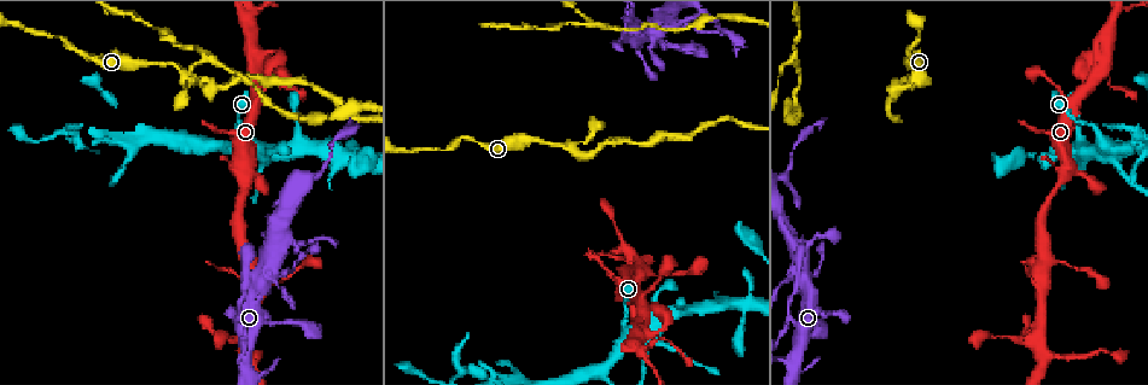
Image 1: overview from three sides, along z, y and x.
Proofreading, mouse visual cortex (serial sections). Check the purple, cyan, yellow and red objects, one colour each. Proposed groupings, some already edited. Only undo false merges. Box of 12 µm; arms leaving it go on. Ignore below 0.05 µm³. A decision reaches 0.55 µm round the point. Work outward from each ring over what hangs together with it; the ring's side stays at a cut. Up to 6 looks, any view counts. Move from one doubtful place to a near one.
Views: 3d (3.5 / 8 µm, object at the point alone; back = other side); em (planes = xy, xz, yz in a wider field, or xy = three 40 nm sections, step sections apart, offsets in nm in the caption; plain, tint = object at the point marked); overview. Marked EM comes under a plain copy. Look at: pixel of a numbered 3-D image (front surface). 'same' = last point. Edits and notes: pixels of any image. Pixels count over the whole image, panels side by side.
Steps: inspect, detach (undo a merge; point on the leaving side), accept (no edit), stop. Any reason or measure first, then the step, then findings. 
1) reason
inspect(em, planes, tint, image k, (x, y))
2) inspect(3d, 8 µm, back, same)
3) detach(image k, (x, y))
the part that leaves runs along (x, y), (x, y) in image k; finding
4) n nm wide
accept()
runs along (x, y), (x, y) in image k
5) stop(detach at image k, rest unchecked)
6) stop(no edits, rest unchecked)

arms run side by side
inspect(3d, 8 µm, image 1, (570, 147))

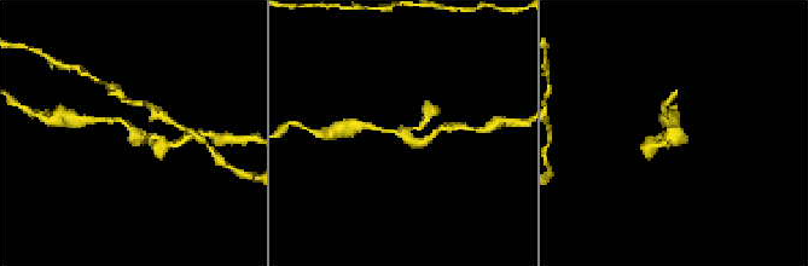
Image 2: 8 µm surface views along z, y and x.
inspect(em, planes, tint, image 2, (406, 135))

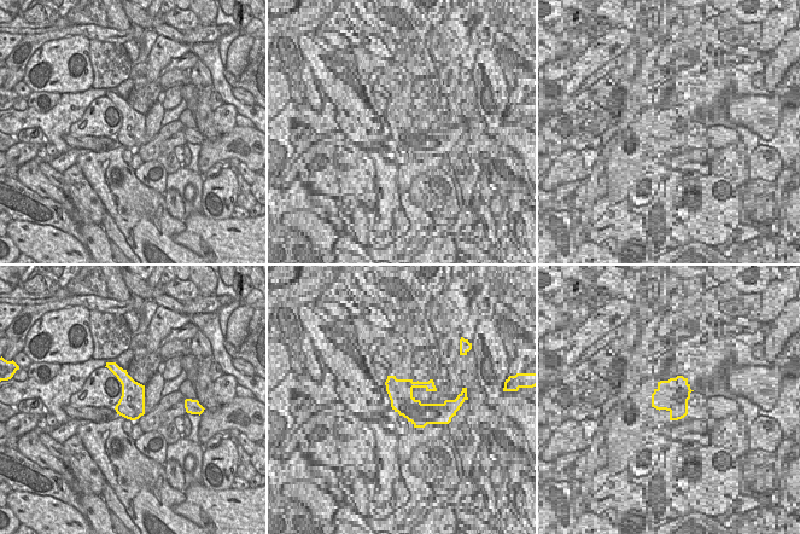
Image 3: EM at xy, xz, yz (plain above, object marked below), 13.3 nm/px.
arms of 150, 200, 250 nm
accept()
runs along (104, 120), (121, 120), (141, 138), (164, 142) in image 2; all the same cell

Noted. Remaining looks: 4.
looks like a crossing
inspect(3d, 3.5 µm, image 1, (627, 331))

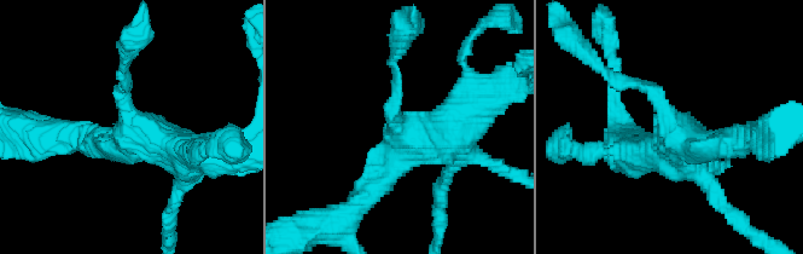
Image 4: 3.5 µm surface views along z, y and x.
inspect(em, xy, step 3, tint, image 4, (406, 137))

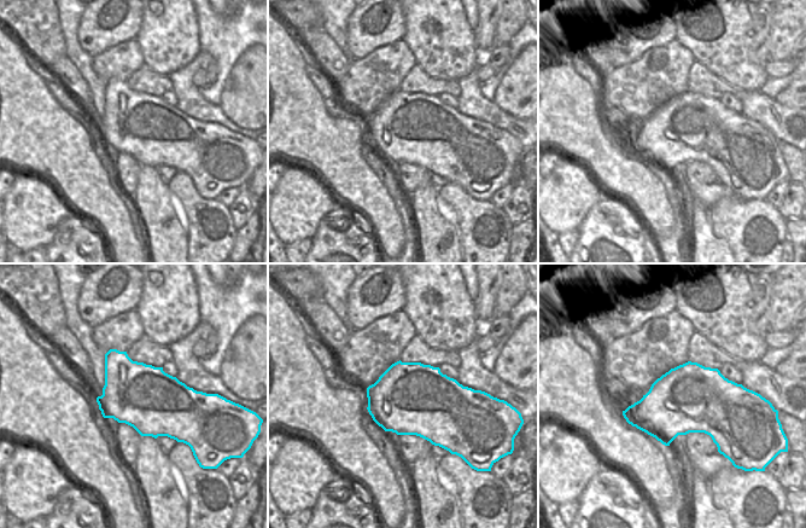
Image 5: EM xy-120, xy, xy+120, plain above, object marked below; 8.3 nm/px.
another direction
inspect(em, xy, step 2, tint, same)

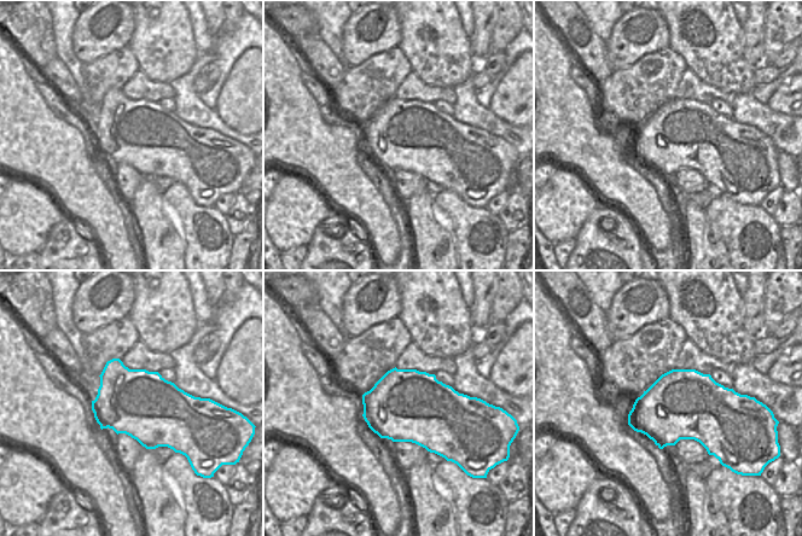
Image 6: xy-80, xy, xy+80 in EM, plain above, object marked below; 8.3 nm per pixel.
accept()
runs along (126, 81), (137, 133), (203, 153) in image 4; all the same cell

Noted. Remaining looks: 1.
stop(no edits, rest unchecked)

